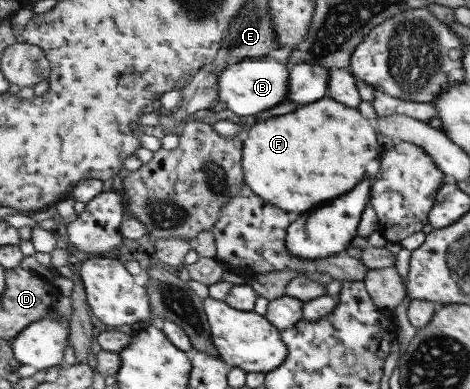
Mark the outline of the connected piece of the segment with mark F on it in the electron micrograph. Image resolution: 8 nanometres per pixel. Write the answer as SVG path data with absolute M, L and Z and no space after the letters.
M325 96L250 128L242 159L246 185L267 203L301 215L355 189L366 177L365 165L377 157L377 145L377 130L367 116Z

